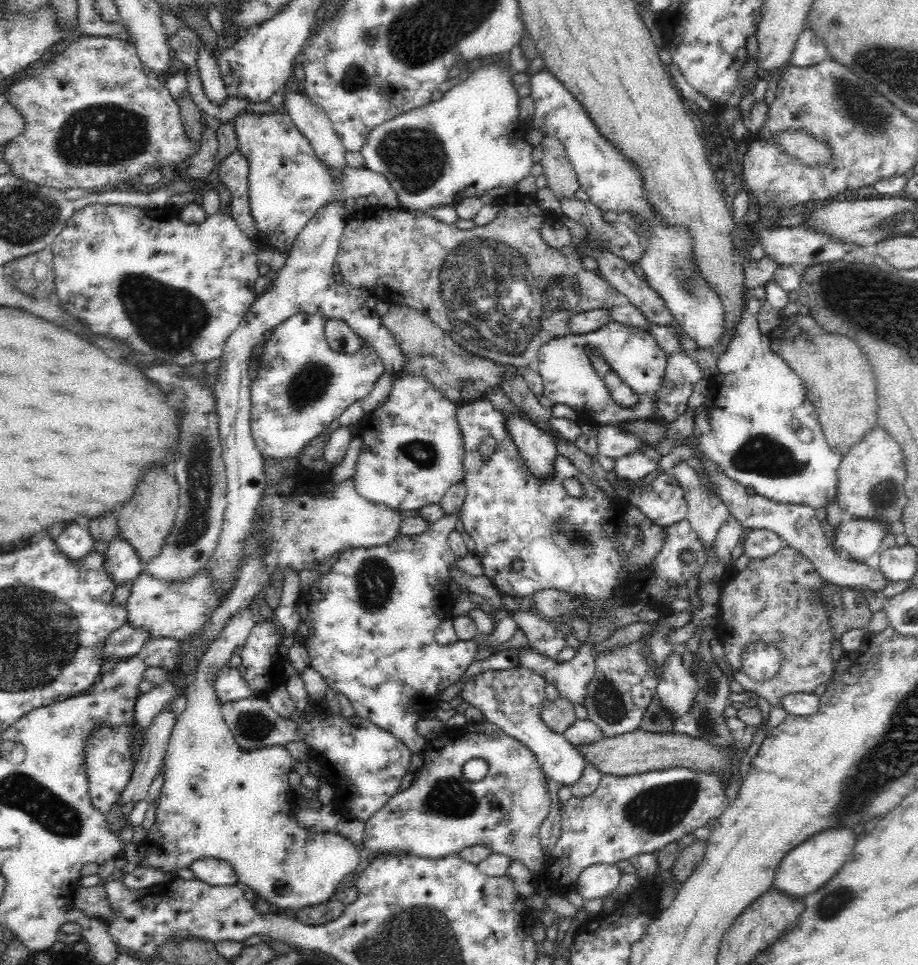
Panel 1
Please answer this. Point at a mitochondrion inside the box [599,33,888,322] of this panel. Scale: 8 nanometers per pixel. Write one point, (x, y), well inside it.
(860, 60)

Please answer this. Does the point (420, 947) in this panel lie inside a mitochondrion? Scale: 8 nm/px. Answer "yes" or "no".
yes

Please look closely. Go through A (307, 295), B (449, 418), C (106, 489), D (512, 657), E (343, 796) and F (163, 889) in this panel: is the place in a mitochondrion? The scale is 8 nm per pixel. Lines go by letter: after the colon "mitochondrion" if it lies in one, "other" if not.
A: other
B: other
C: other
D: other
E: other
F: other

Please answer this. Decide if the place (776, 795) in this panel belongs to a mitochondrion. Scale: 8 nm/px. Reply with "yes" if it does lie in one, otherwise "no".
no

